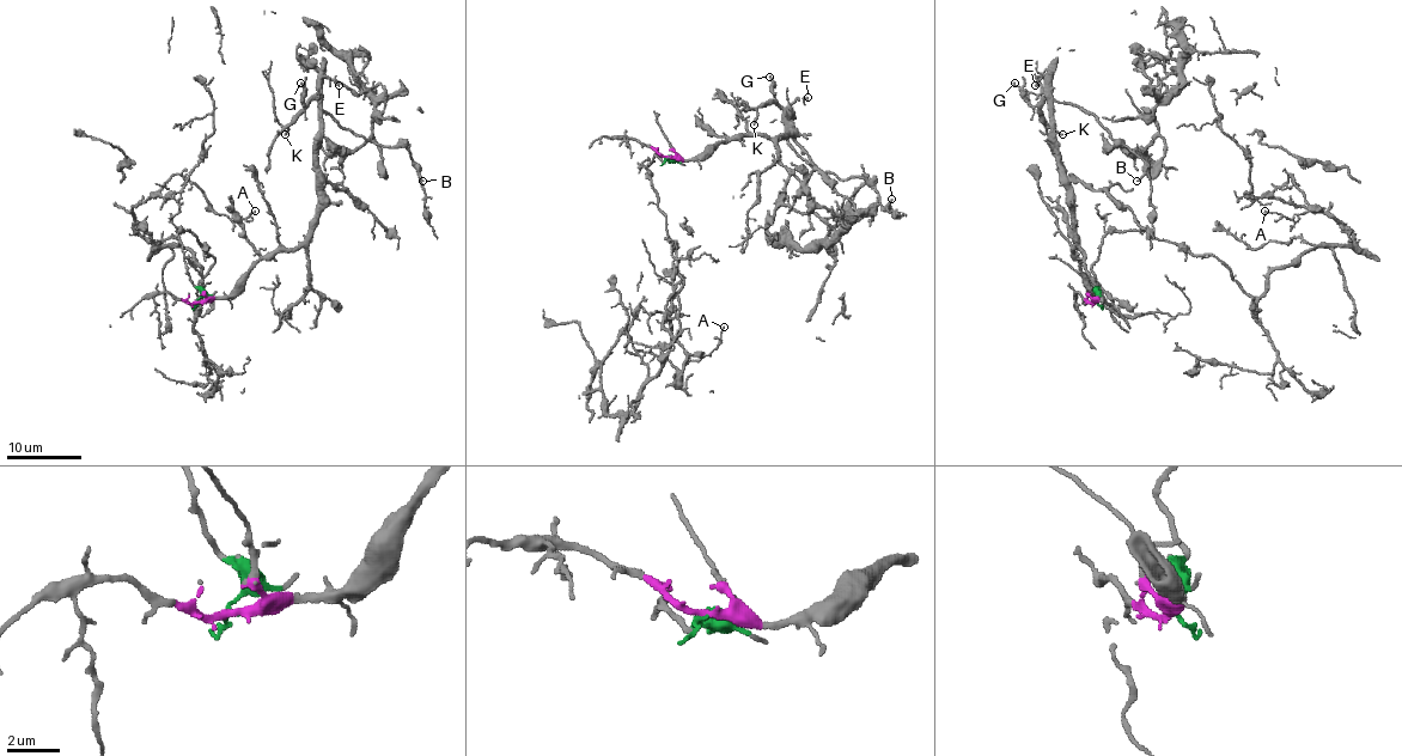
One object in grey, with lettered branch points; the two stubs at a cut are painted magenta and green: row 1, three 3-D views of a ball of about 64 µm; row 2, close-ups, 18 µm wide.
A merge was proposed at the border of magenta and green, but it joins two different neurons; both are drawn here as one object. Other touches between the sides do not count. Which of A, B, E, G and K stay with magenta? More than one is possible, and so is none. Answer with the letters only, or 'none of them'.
B, E, G, K

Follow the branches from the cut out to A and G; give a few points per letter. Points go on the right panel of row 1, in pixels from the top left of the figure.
A: (1096, 303), (1107, 233), (1212, 254), (1259, 297), (1351, 243), (1272, 194), (1288, 174), (1308, 209), (1265, 211)
G: (1095, 303), (1098, 299), (1073, 252), (1076, 223), (1056, 157), (1053, 104), (1043, 101), (1032, 107), (1013, 81)

